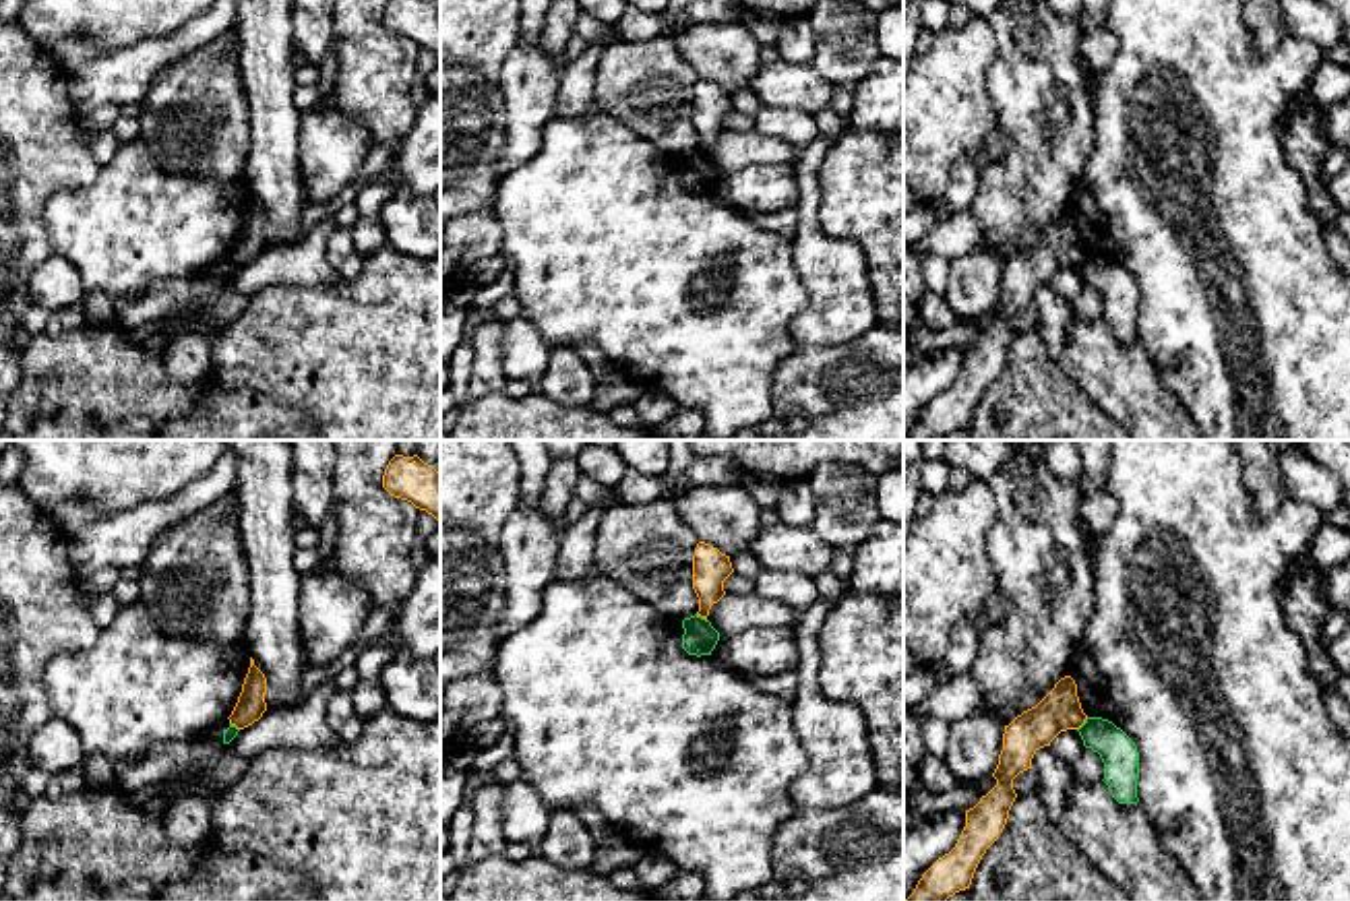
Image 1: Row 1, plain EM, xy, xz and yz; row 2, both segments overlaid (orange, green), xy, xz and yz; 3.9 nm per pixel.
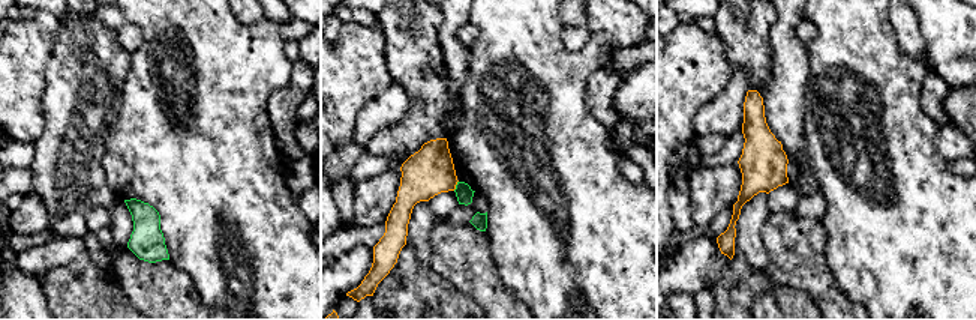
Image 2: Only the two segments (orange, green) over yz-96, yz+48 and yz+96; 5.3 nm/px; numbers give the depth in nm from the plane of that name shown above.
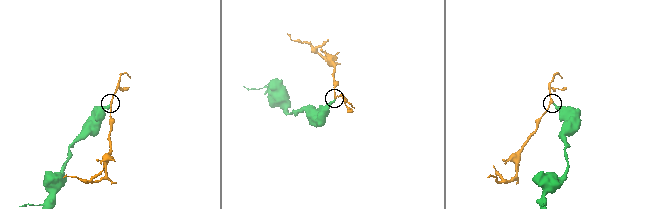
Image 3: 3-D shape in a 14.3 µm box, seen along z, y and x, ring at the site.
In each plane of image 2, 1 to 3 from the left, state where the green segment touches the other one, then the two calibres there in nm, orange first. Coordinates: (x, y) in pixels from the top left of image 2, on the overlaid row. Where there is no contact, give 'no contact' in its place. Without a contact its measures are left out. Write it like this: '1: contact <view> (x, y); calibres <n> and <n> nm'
1: no contact
2: contact yz+48 (456, 184); calibres 260 and 90 nm
3: no contact

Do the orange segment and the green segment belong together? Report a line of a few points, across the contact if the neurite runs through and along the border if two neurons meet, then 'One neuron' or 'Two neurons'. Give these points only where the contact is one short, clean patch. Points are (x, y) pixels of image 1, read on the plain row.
Line: yz (1088, 255), (1078, 267). Two neurons

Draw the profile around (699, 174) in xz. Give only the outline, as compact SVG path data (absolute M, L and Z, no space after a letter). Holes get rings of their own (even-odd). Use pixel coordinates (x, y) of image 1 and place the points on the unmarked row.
M691 153L682 157L682 186L688 192L711 192L711 188L715 186L717 178L719 178L719 169L711 163L709 157L701 155L701 153Z

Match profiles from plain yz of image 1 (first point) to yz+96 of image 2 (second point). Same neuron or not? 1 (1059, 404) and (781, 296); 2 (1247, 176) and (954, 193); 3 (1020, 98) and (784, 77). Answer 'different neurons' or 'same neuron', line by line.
1: same neuron
2: same neuron
3: different neurons

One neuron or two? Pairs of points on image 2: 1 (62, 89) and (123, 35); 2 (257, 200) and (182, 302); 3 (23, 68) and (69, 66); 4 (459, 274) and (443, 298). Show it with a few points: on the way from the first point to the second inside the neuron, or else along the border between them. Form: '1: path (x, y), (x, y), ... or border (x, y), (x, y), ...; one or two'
1: border (116, 32), (117, 42), (129, 54); two
2: border (170, 260), (188, 275), (203, 304); two
3: border (56, 33), (47, 62), (42, 102); two
4: border (429, 266), (479, 304); two

